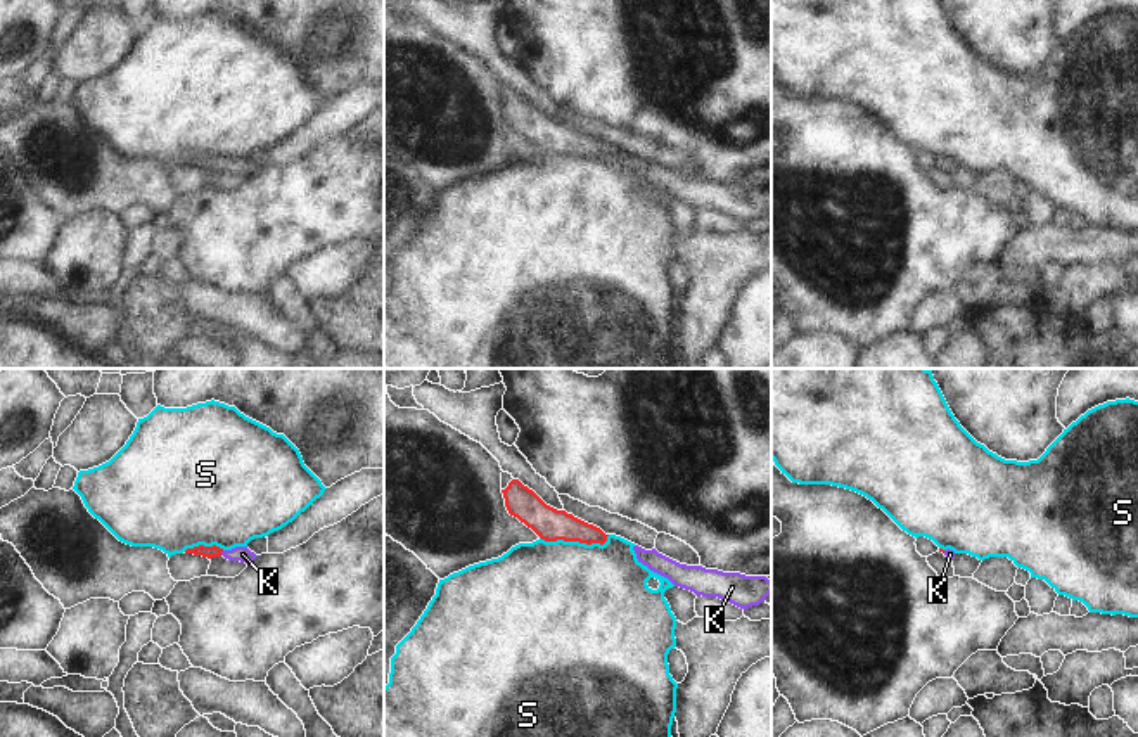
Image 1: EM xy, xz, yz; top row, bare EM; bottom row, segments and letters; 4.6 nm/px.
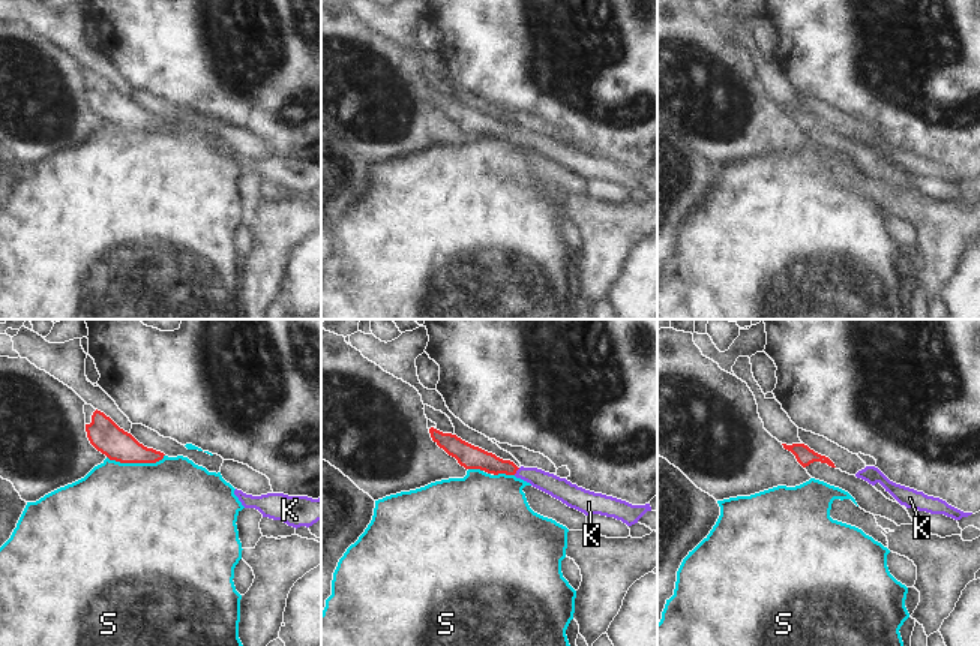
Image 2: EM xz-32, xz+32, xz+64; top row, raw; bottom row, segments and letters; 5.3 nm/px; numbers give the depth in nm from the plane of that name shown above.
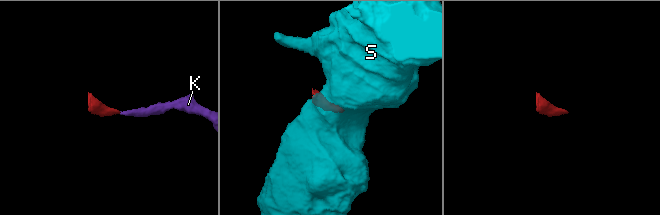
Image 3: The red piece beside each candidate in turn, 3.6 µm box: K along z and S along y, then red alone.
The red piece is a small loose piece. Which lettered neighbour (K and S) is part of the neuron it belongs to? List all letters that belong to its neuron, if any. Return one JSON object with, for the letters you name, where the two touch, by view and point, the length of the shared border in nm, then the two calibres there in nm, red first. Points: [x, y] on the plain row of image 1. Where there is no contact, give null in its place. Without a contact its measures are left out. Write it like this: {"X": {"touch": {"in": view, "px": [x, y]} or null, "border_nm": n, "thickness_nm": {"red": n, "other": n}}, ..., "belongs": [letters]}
{"K": {"touch": {"in": "xy", "px": [222, 163]}, "border_nm": 30, "thickness_nm": {"red": 50, "other": 70}}, "belongs": ["K"]}

